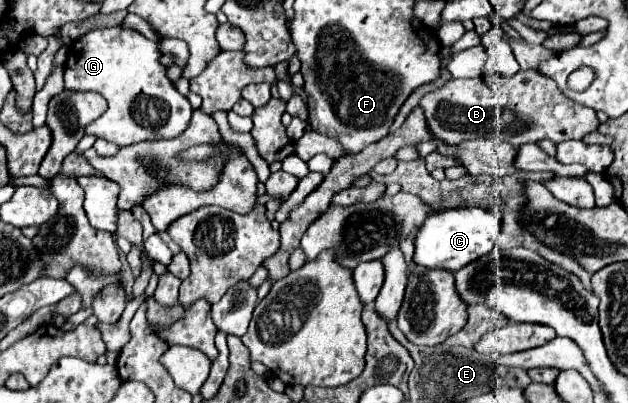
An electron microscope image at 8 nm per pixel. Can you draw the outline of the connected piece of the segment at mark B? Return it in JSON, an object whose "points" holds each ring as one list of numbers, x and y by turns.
{"points":[[535,69,517,71,513,77,483,75,477,79,451,79,443,87,423,95,419,105,435,137,451,145,477,137,501,137,513,147,541,139,561,143,565,139,581,139,599,125,593,109,567,99,551,77]]}

